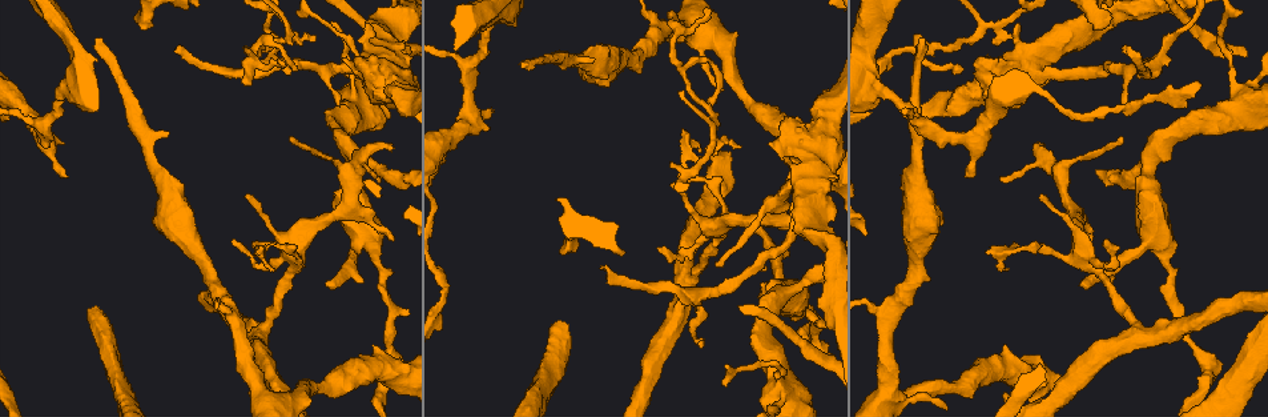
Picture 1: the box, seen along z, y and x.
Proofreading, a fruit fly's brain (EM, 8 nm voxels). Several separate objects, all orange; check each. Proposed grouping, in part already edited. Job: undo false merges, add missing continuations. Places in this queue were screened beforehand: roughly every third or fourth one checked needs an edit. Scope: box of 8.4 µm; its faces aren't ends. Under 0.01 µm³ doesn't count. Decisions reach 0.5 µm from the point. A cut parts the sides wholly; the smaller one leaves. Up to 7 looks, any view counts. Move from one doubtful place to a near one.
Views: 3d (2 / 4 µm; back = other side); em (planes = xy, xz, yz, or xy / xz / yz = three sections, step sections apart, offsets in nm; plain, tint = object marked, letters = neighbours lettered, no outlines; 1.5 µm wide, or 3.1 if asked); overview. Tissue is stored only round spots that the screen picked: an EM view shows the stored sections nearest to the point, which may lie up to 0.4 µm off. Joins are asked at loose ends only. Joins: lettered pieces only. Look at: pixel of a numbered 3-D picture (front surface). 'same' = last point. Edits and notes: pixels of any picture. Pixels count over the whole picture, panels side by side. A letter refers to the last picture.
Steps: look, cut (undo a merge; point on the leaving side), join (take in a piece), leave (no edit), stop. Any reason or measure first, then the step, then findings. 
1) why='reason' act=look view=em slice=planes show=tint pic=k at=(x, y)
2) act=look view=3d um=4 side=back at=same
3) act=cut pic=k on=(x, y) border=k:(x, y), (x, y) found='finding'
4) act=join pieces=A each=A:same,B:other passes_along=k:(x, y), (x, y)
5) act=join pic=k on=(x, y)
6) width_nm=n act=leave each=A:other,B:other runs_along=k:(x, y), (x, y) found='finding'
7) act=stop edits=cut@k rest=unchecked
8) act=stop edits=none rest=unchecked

why='branch stops here' act=look view=em slice=planes show=letters pic=1 at=(520, 63)

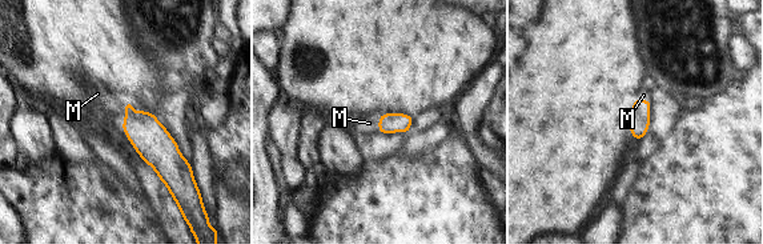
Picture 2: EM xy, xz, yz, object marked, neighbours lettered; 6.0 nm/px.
act=join pieces=M each=M:same passes_along=2:(389, 123), (378, 124), (369, 123) found='it goes on there'

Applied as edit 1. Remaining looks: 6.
why='redraw' act=look view=overview

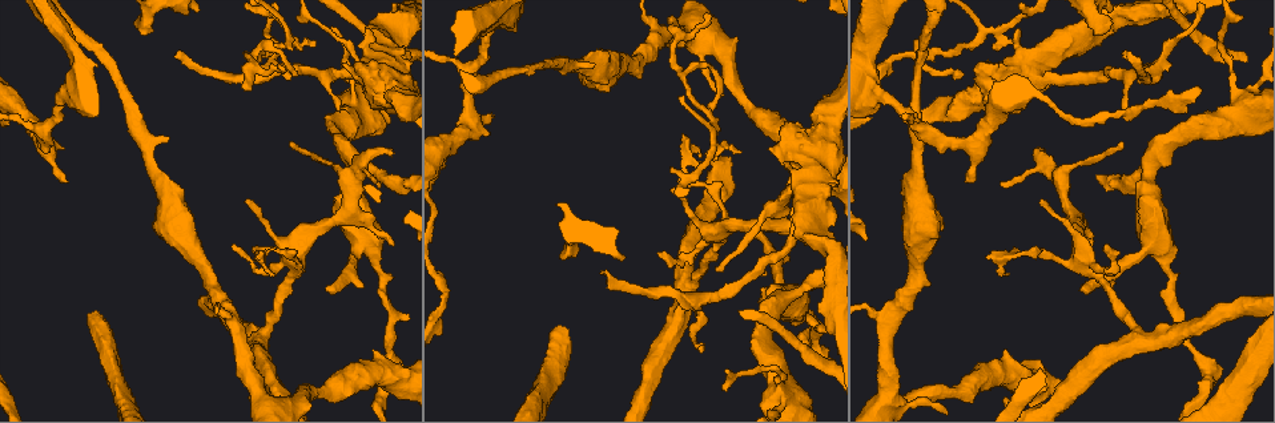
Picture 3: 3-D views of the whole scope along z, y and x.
why='branch stops here' act=look view=em slice=planes show=letters pic=3 at=(1122, 54)

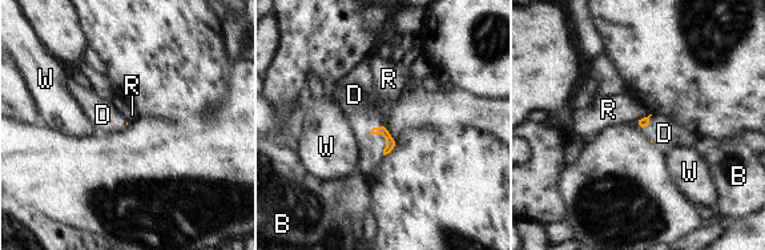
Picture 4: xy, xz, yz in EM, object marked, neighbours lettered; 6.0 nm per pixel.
act=join pieces=D each=B:other,D:same,R:other,W:other passes_along=4:(390, 142), (379, 133), (355, 100) found='the cell continues'

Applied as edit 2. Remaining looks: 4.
act=look view=overview

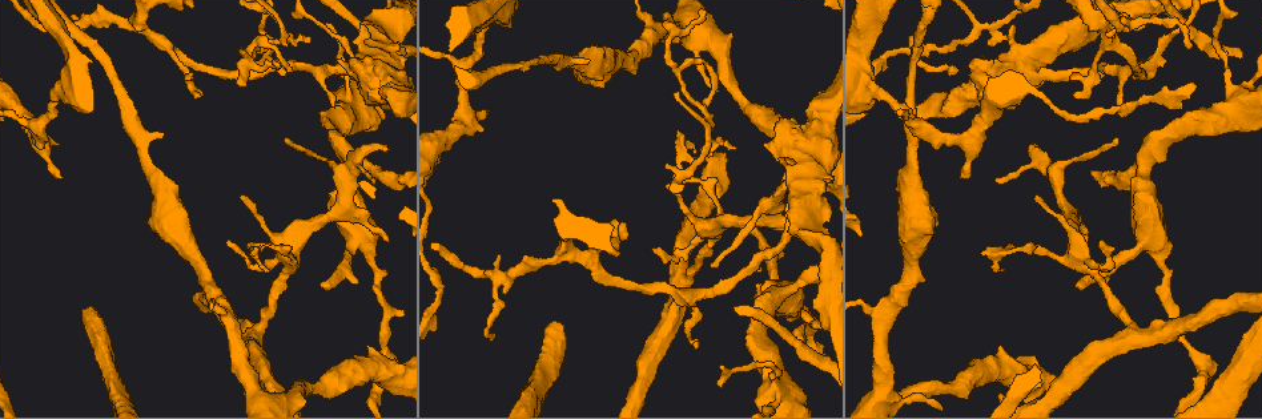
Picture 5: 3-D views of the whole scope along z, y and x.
why='free end' act=look view=3d um=2 pic=5 at=(1039, 144)

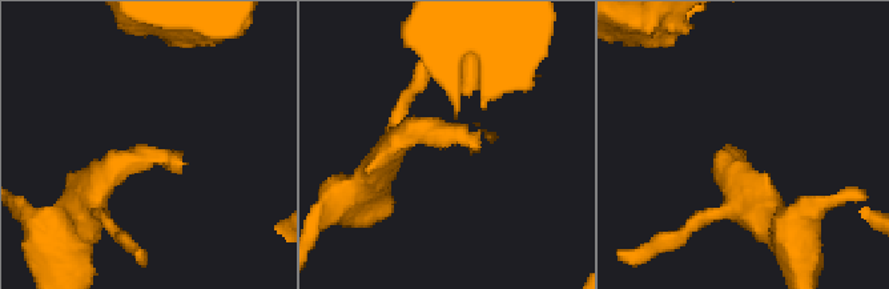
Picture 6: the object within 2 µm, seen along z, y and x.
why='shape alone is not enough' act=look view=em slice=planes show=letters pic=6 at=(181, 169)

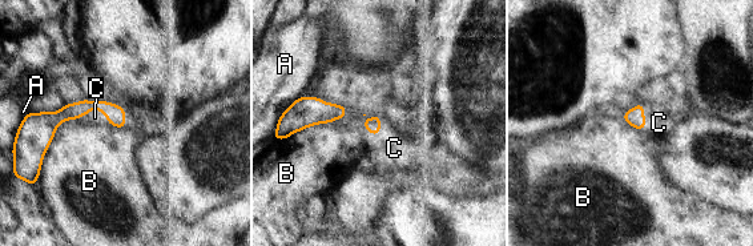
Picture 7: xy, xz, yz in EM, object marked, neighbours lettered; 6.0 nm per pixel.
act=join pieces=C each=A:other,B:other,C:same found='it goes on there'

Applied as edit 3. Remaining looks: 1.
act=stop edits=join@2,join@4,join@7 rest=unchecked

